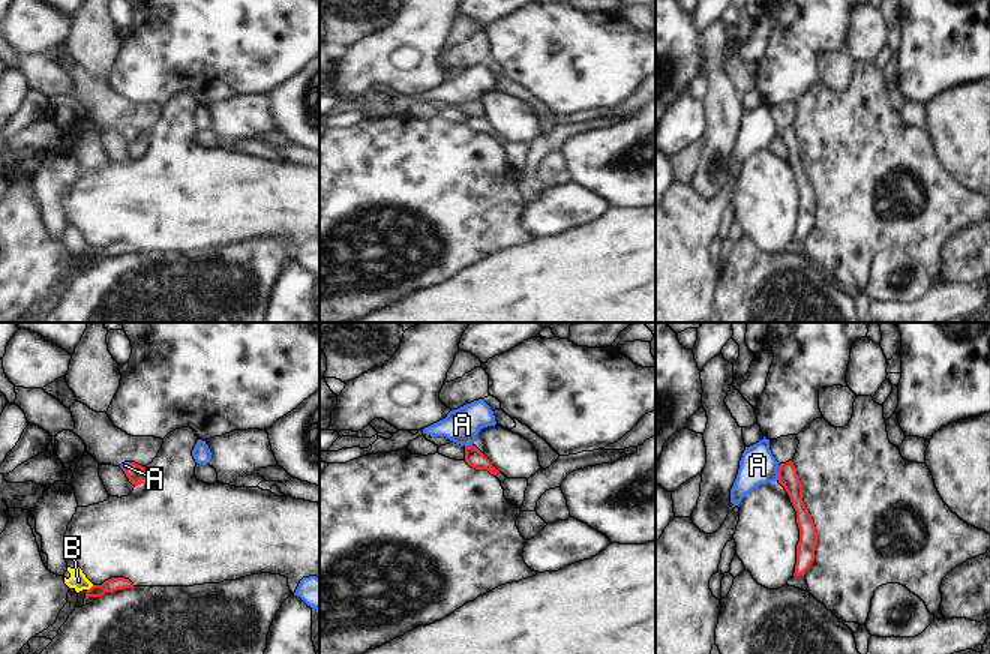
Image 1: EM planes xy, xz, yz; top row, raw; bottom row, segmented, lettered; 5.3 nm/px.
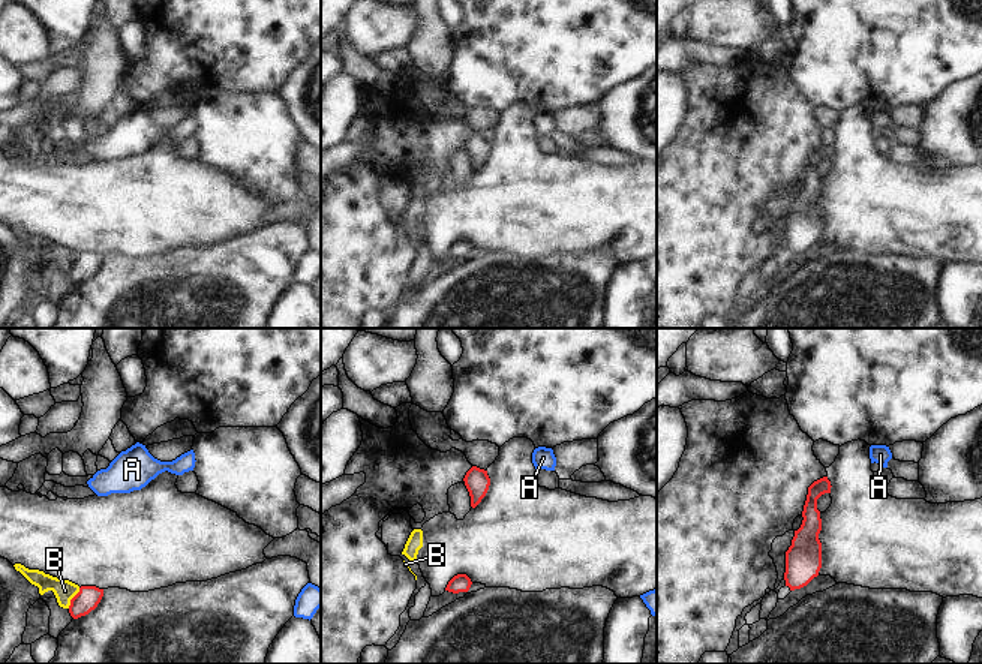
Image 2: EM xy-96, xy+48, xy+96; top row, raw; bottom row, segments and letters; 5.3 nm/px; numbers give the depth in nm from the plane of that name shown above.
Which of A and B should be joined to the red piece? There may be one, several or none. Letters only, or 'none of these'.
A

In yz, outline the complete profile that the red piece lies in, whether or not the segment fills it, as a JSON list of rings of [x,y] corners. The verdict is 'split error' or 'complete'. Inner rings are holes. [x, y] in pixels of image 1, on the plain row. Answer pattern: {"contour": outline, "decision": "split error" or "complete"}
{"contour": [[[764,100],[759,106],[746,111],[730,153],[730,166],[738,170],[747,158],[771,146],[778,146],[784,152],[796,176],[800,206],[794,240],[806,238],[814,225],[818,195],[802,165],[802,147],[794,126],[778,128],[770,114],[770,104]]], "decision": "split error"}

